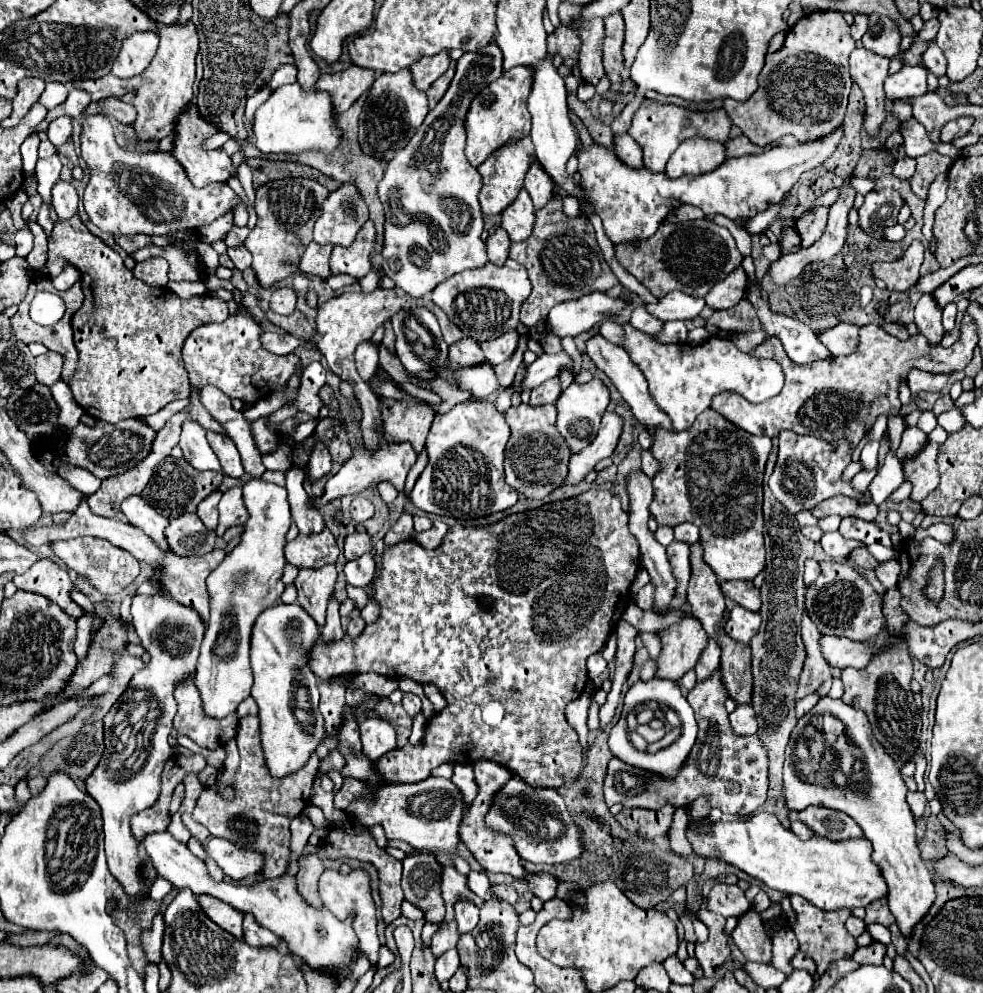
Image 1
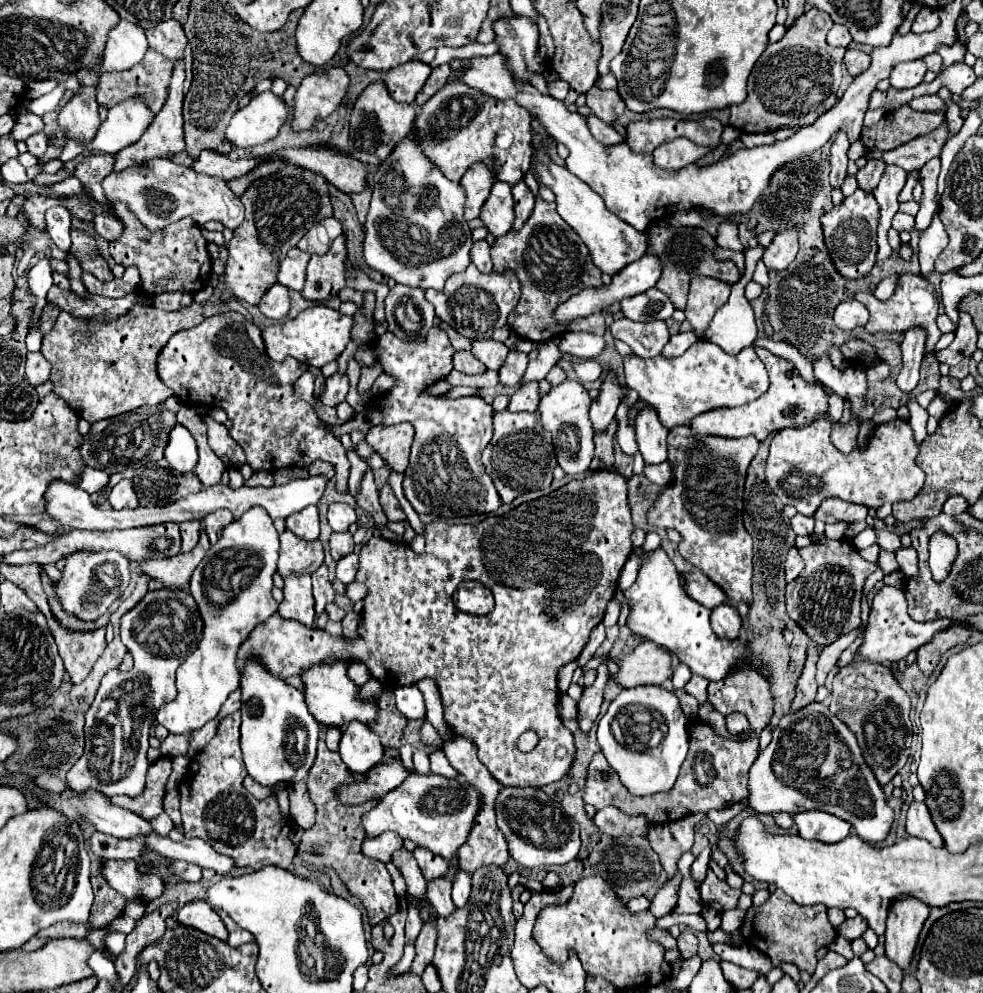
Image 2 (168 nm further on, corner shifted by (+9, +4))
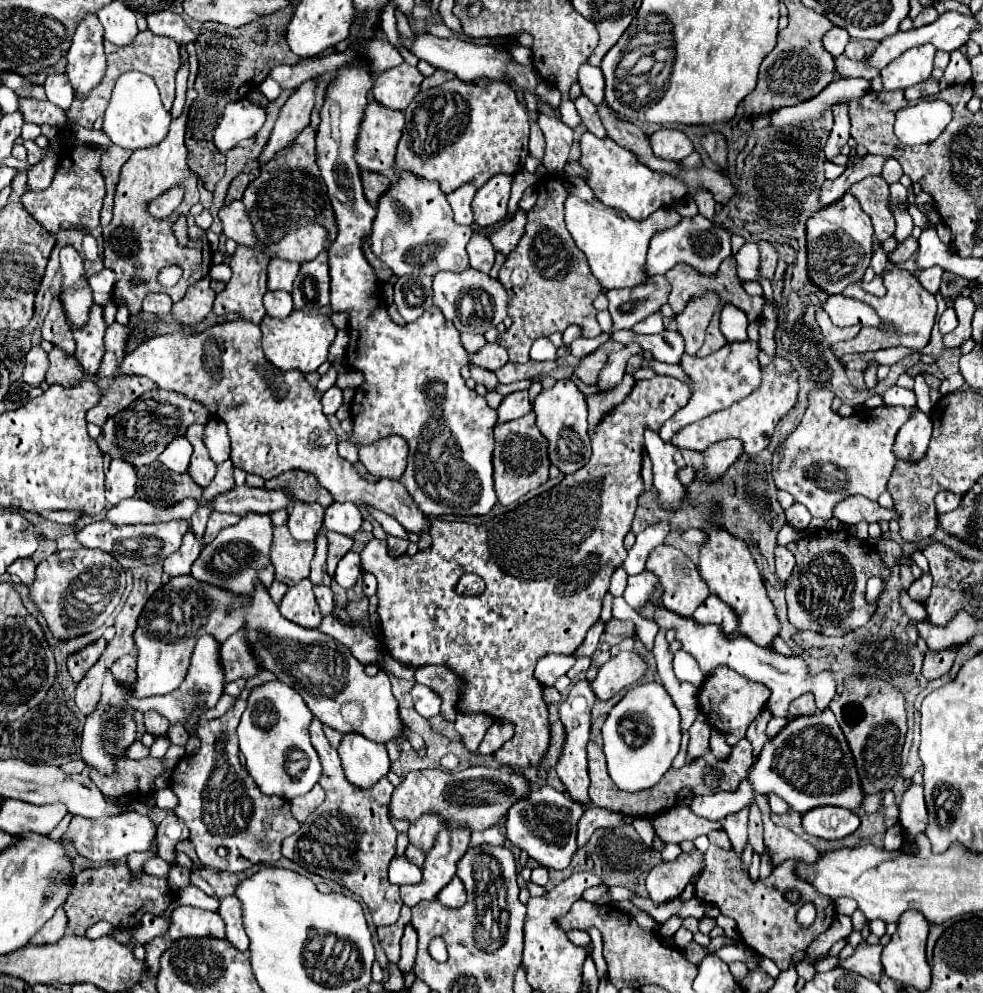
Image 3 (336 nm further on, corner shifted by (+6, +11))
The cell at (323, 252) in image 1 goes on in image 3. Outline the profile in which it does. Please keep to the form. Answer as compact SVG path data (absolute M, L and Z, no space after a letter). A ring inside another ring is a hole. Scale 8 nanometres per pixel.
M272 259L268 265L268 289L276 291L276 289L284 289L288 293L292 293L292 285L294 279L300 271L298 261L288 261L288 259Z

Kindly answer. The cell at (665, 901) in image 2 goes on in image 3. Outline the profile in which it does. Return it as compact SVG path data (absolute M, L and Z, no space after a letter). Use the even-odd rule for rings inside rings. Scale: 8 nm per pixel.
M682 853L678 859L656 865L646 879L646 889L654 903L676 899L689 883L690 877L704 870L702 853Z

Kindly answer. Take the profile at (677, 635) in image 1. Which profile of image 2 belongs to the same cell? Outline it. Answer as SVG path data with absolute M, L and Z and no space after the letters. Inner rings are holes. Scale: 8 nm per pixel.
M649 640L641 642L619 662L619 672L609 678L621 688L663 684L673 674L673 654Z

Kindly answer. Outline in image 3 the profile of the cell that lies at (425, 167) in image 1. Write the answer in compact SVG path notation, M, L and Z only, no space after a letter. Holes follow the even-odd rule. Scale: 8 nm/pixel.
M398 171L392 185L378 199L376 217L370 233L374 255L386 263L396 277L400 275L436 275L440 271L468 269L466 245L472 237L468 225L458 225L452 219L450 203L438 181L420 179L410 171ZM430 205L446 205L430 207Z

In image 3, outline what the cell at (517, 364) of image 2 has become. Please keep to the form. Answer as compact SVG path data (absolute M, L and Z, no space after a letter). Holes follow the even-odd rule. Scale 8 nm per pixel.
M562 173L544 175L536 183L536 191L538 201L528 211L526 233L498 273L498 281L508 289L508 317L512 319L510 329L506 329L506 333L500 333L498 343L508 349L512 363L528 363L530 347L538 337L548 337L554 331L564 331L572 323L584 327L586 337L602 333L596 321L598 311L592 305L594 299L602 293L602 285L592 275L586 255L576 247L566 229L566 189L562 187Z

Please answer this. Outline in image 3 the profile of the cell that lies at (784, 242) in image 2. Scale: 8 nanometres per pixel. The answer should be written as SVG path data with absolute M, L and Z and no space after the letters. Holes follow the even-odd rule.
M760 241L758 247L760 247L760 265L762 265L760 271L762 271L762 277L772 279L774 271L776 271L776 263L778 263L778 251L770 241Z

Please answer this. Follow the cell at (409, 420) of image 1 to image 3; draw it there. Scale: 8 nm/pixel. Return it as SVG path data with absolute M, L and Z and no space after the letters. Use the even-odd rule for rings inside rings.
M388 435L376 439L374 443L360 445L358 449L360 449L360 461L366 465L368 473L388 479L402 477L408 457L408 443L404 441L404 437Z

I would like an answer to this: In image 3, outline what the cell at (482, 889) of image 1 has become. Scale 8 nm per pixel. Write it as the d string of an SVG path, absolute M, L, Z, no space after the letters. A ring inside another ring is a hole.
M454 877L454 879L446 885L446 889L440 893L438 901L440 901L442 905L446 905L446 907L462 907L464 901L466 901L464 883L462 883L458 877Z

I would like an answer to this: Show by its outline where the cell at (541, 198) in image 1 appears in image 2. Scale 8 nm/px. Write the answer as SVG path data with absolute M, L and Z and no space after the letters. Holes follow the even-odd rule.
M521 180L519 184L513 186L513 200L515 200L515 222L513 222L513 230L521 230L525 220L531 216L533 212L533 204L535 204L535 196L533 192L525 186L525 182Z

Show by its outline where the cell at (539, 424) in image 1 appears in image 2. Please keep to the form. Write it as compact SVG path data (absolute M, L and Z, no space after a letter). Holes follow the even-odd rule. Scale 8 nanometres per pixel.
M497 412L495 414L495 432L487 448L483 450L483 464L501 496L503 504L511 504L517 496L533 490L543 490L553 482L553 470L557 458L553 452L553 442L549 432L543 430L539 414L531 412Z

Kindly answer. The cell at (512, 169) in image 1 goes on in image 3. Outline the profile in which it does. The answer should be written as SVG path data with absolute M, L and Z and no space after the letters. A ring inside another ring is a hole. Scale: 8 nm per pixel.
M464 183L456 191L448 195L448 203L454 211L454 221L460 225L472 225L474 223L474 213L472 213L472 201L476 195L476 187L472 183Z

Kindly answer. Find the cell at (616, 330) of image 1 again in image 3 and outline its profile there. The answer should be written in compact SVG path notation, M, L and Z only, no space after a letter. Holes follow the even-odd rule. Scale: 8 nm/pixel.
M642 357L642 367L650 367L650 369L653 369L658 375L672 376L688 384L688 376L684 373L680 365L662 363L656 359L646 361L646 359Z

